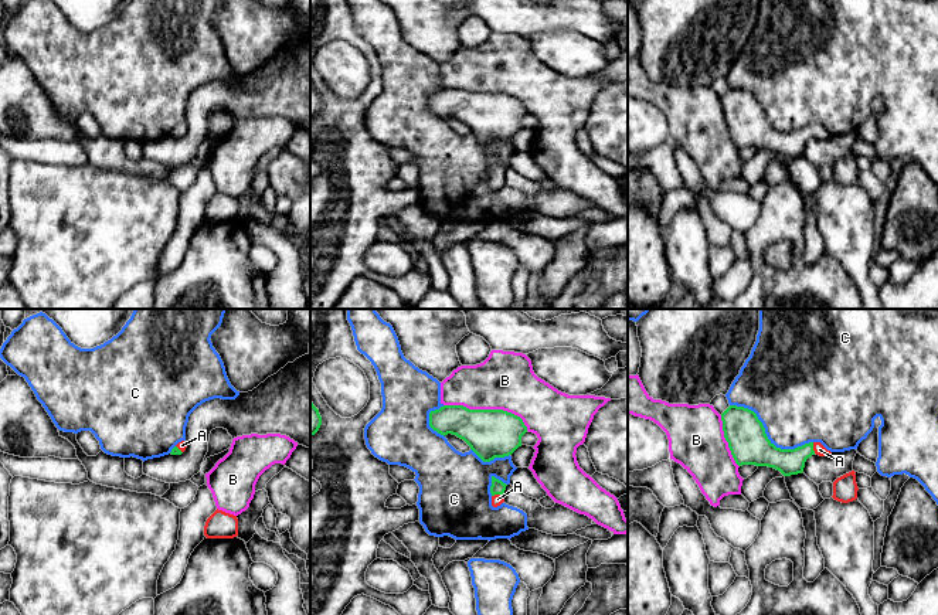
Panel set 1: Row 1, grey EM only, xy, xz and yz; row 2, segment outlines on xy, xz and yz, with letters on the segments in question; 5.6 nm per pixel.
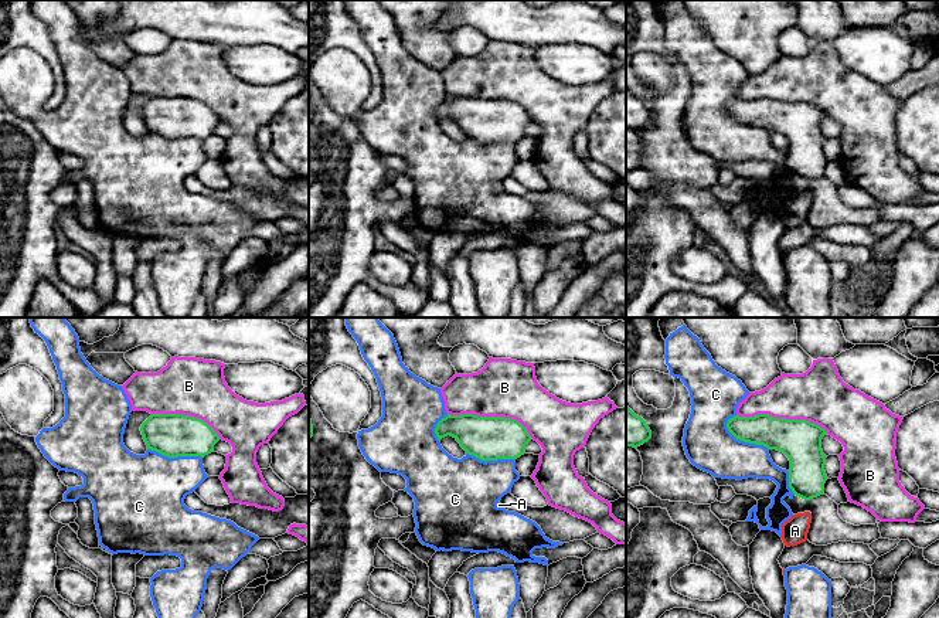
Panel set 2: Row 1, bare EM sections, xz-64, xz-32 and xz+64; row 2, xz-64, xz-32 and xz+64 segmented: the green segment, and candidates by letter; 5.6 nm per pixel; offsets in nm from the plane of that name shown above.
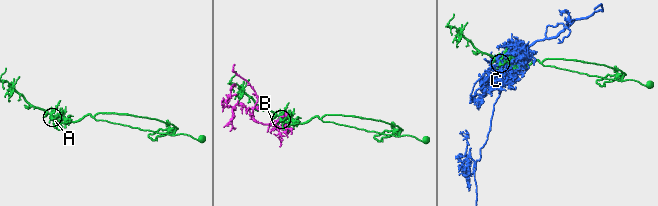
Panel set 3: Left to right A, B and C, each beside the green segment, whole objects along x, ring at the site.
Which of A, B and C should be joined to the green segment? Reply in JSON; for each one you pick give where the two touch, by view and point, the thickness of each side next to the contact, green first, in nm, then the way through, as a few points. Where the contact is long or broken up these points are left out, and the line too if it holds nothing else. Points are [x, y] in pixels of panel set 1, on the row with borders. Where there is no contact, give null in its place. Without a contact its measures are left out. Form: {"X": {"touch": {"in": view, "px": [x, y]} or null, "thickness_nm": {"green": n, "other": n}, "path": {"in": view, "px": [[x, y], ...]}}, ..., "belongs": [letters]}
{"A": {"touch": {"in": "xz", "px": [498, 493]}, "thickness_nm": {"green": 80, "other": 60}, "path": {"in": "xz", "px": [[498, 486], [498, 493], [498, 499]]}}, "belongs": ["A"]}

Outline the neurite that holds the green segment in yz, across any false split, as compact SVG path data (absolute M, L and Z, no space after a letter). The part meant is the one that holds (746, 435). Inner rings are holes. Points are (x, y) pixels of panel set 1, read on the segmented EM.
M730 405L723 414L724 438L738 466L755 465L779 470L784 476L803 472L812 455L829 456L820 442L809 442L795 449L776 448L767 436L762 422L748 408Z

